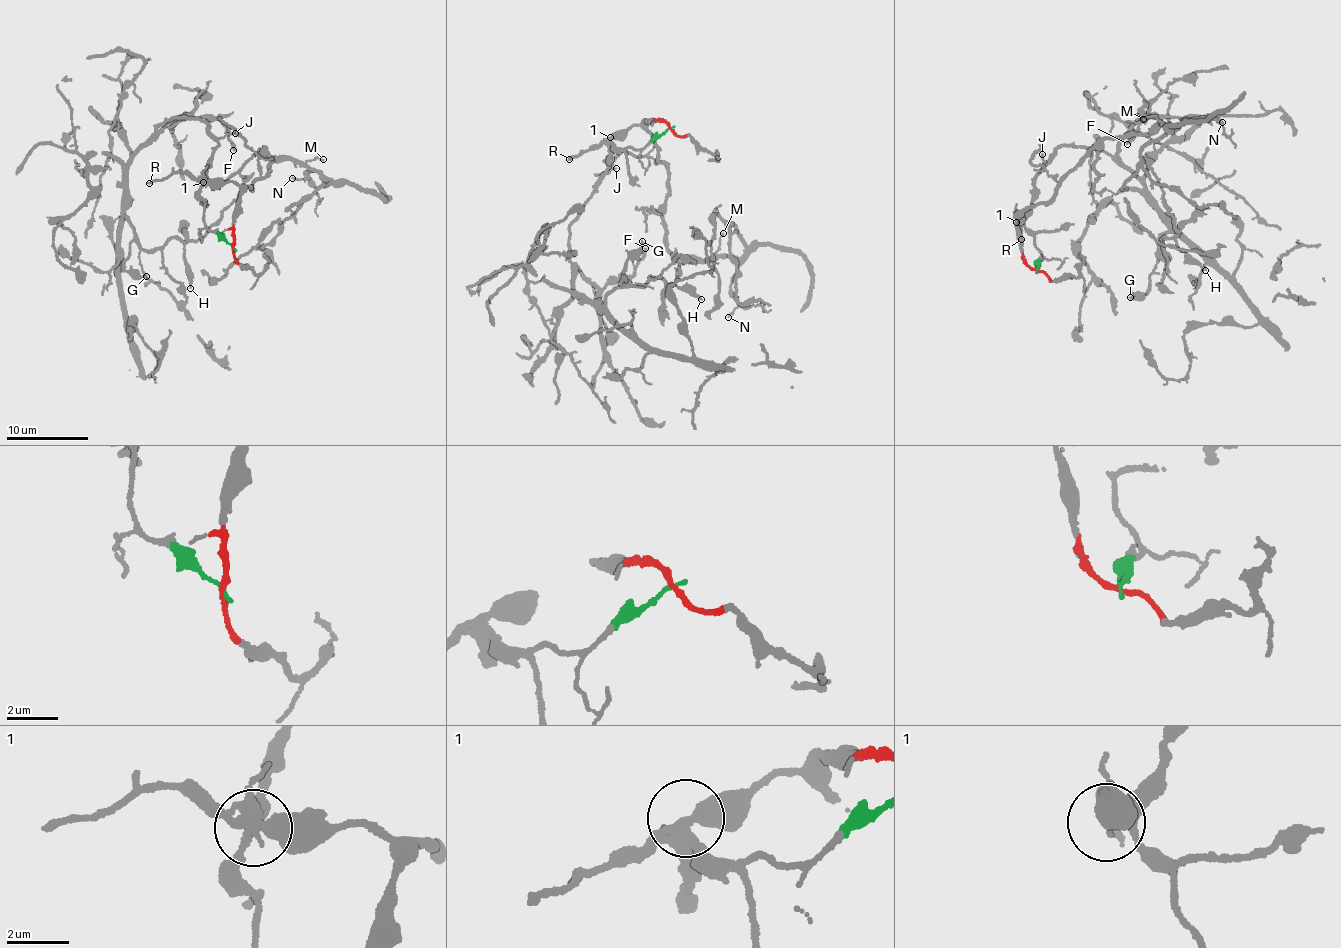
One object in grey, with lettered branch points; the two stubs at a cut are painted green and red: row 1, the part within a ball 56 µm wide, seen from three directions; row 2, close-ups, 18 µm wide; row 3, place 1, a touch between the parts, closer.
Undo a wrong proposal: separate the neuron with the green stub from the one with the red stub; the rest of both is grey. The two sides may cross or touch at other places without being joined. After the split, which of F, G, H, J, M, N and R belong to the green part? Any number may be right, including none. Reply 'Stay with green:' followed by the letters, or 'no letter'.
Stay with green: F, G, H, J

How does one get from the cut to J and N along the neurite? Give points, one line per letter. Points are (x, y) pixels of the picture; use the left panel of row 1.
J: (234, 245), (209, 228), (203, 219), (199, 189), (212, 149), (220, 139), (234, 133)
N: (234, 245), (235, 207), (271, 161), (267, 148), (258, 153), (298, 161), (322, 174), (307, 171), (292, 178)

